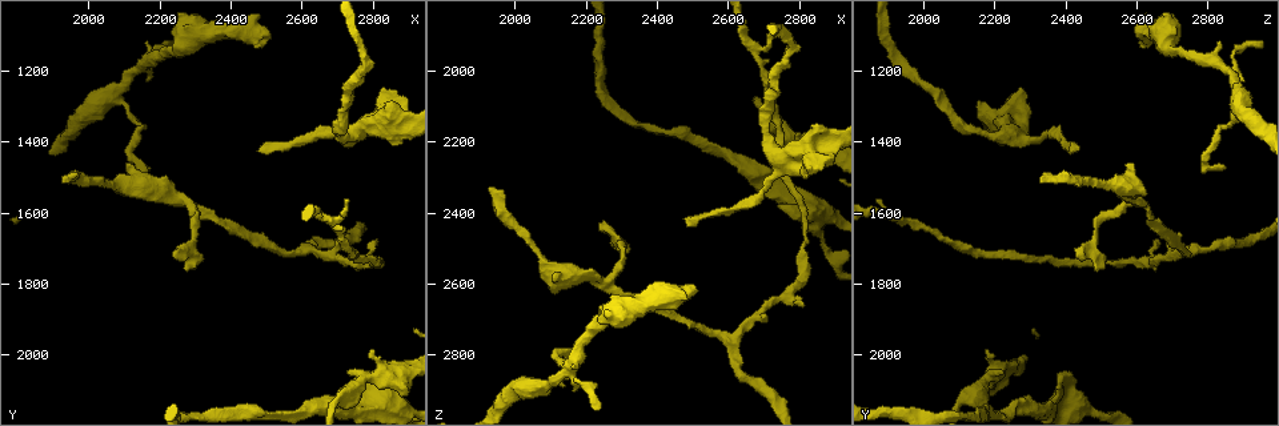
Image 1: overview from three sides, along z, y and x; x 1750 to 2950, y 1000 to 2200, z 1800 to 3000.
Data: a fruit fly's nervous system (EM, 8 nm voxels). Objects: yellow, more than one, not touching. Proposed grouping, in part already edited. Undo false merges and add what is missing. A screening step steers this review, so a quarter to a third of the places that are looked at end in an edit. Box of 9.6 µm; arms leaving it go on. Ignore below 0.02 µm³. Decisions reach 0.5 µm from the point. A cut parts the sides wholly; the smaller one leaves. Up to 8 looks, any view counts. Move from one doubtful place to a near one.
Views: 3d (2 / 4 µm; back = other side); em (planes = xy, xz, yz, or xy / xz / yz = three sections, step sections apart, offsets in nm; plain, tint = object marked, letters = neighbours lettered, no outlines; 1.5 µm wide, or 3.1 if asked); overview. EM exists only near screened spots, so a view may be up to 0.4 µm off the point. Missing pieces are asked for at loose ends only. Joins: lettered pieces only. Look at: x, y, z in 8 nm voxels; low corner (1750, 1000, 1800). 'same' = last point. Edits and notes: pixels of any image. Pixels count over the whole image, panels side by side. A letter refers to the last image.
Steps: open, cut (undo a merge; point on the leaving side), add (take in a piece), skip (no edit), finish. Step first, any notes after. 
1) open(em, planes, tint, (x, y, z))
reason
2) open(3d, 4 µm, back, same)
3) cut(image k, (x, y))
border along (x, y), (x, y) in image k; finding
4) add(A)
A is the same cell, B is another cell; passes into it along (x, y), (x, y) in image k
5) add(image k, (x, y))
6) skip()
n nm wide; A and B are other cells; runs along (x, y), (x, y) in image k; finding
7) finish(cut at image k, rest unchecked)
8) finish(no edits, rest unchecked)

open(em, xy, step 4, tint, (1930, 1500, 2320))
an open end

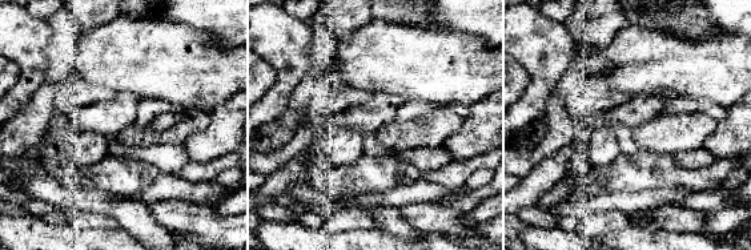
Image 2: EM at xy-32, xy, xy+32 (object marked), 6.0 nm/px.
open(em, planes, letters, same)
cut it another way

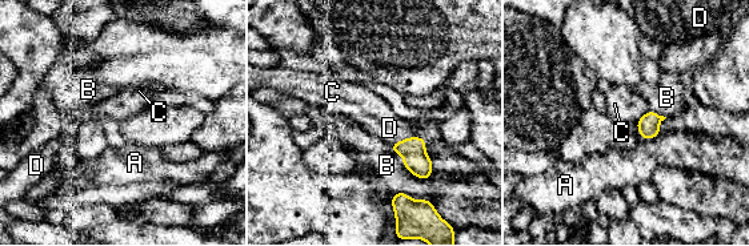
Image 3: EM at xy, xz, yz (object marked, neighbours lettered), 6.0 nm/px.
skip()
B touches over 320 nm; A, B, C and D are other cells; border along (420, 136), (409, 136), (391, 144) in image 3; no lettered piece goes on from it

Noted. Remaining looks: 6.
open(em, xz, step 4, tint, (2100, 1530, 2560))
calibre changes

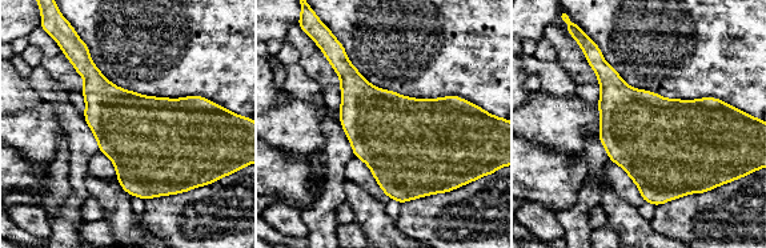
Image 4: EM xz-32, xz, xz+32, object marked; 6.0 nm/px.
open(em, planes, letters, same)

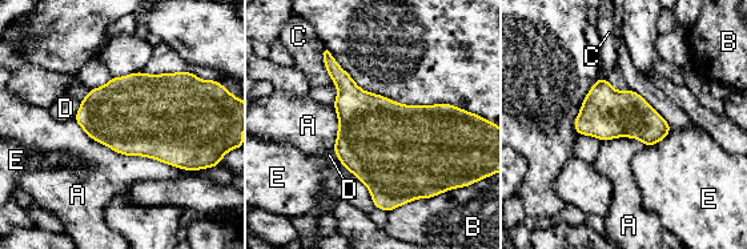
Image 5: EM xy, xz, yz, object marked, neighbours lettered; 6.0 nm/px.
skip()
190 nm wide; A, B, C, D and E are other cells; border along (73, 120), (117, 152), (181, 171) in image 5; all the same neuron

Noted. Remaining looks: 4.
open(3d, 4 µm, (2800, 1980, 2170))
an open end

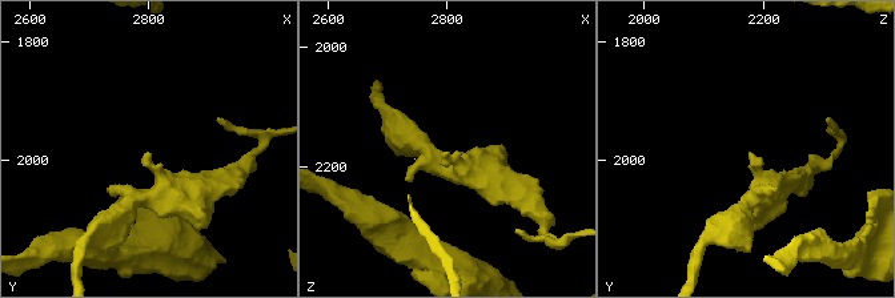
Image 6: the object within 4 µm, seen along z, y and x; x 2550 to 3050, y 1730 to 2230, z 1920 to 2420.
open(em, xy, step 8, letters, (2800, 1985, 2175))

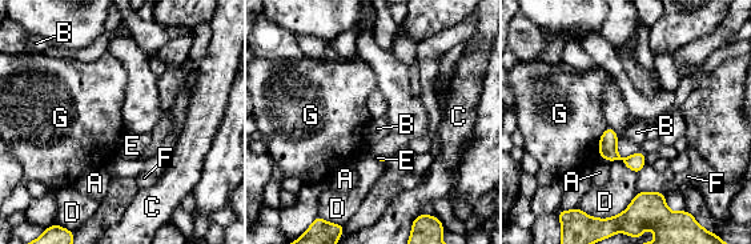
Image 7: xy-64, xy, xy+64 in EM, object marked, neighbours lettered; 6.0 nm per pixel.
skip()
A, B, C, D, E, F and G are other cells; none of them fits

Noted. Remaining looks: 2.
finish(no edits, rest unchecked)

